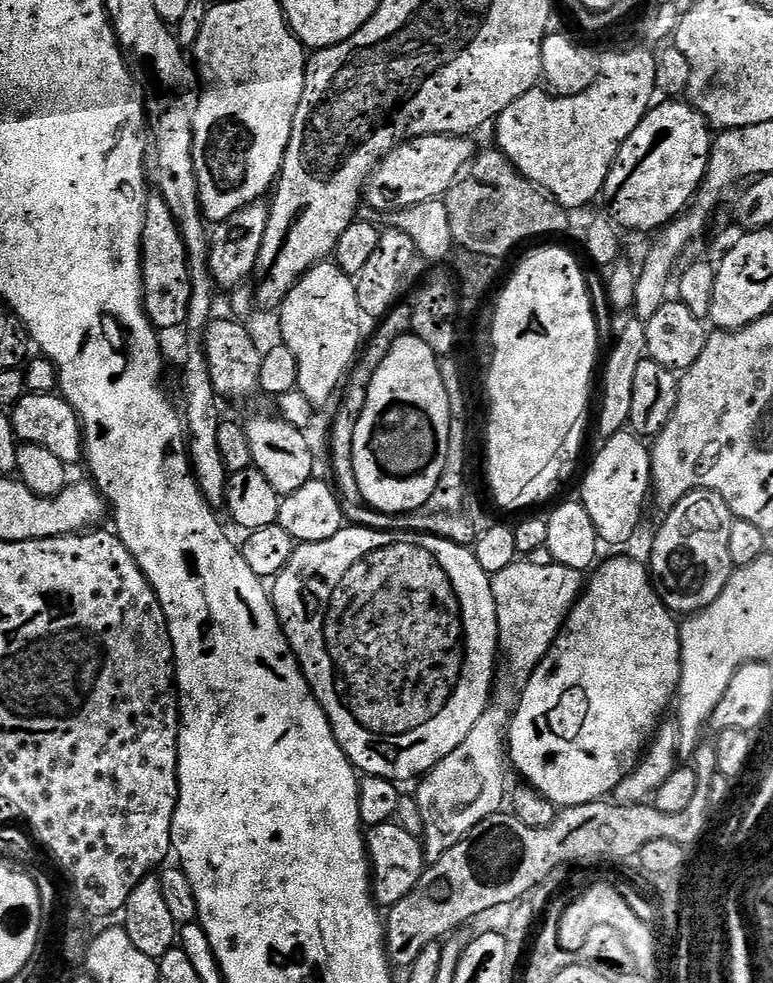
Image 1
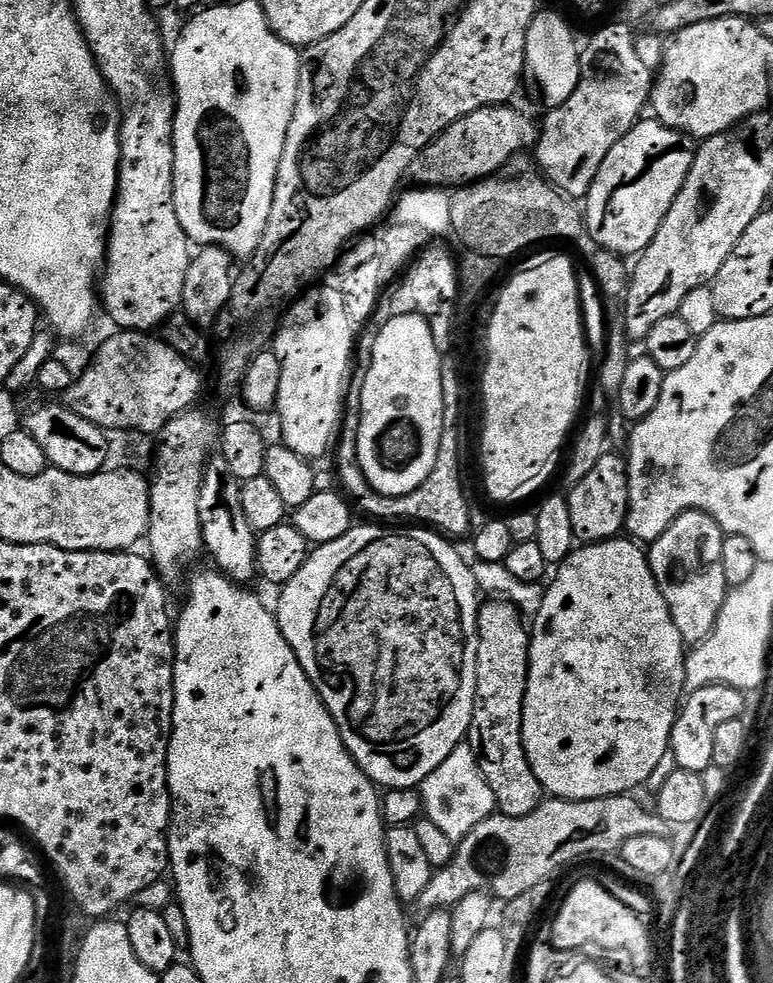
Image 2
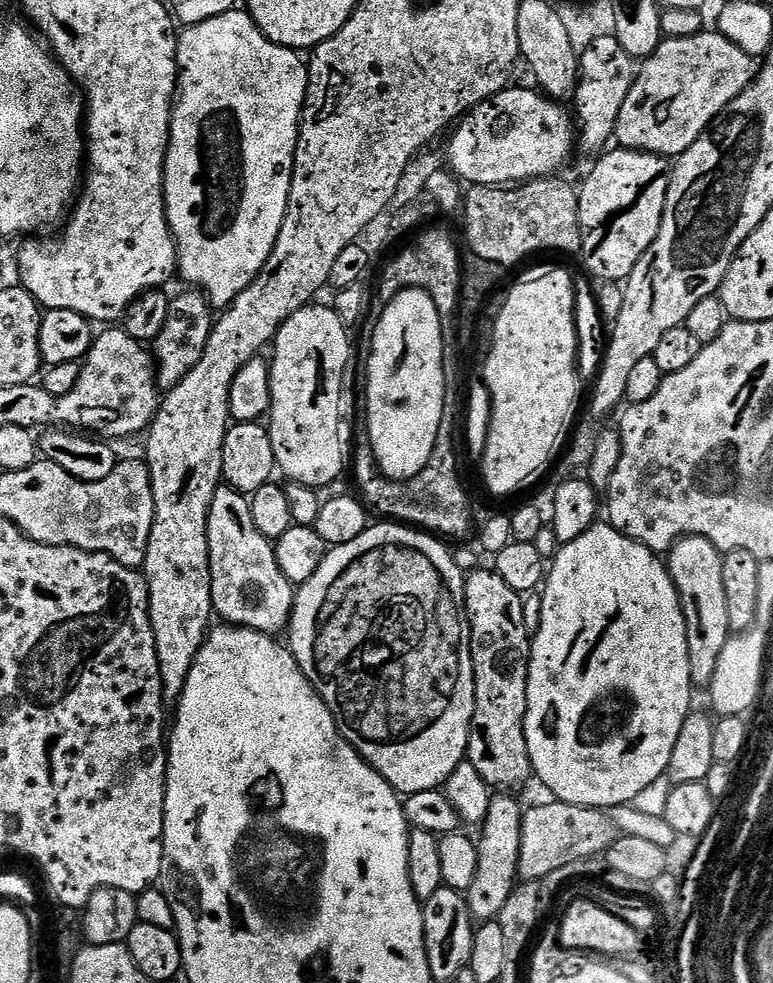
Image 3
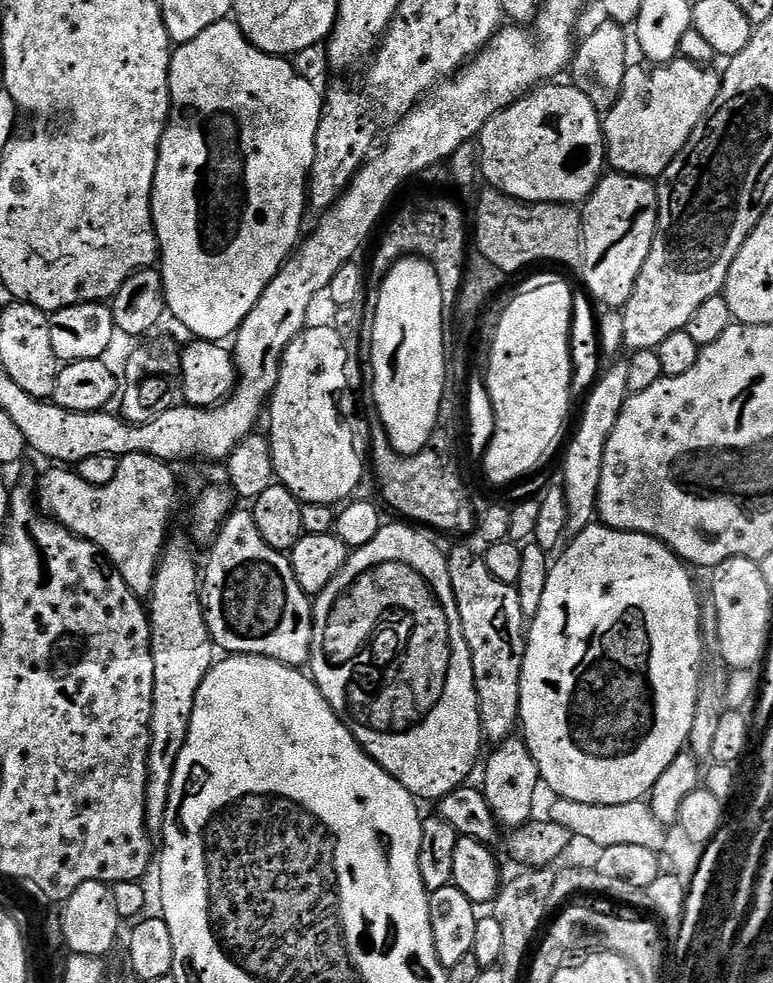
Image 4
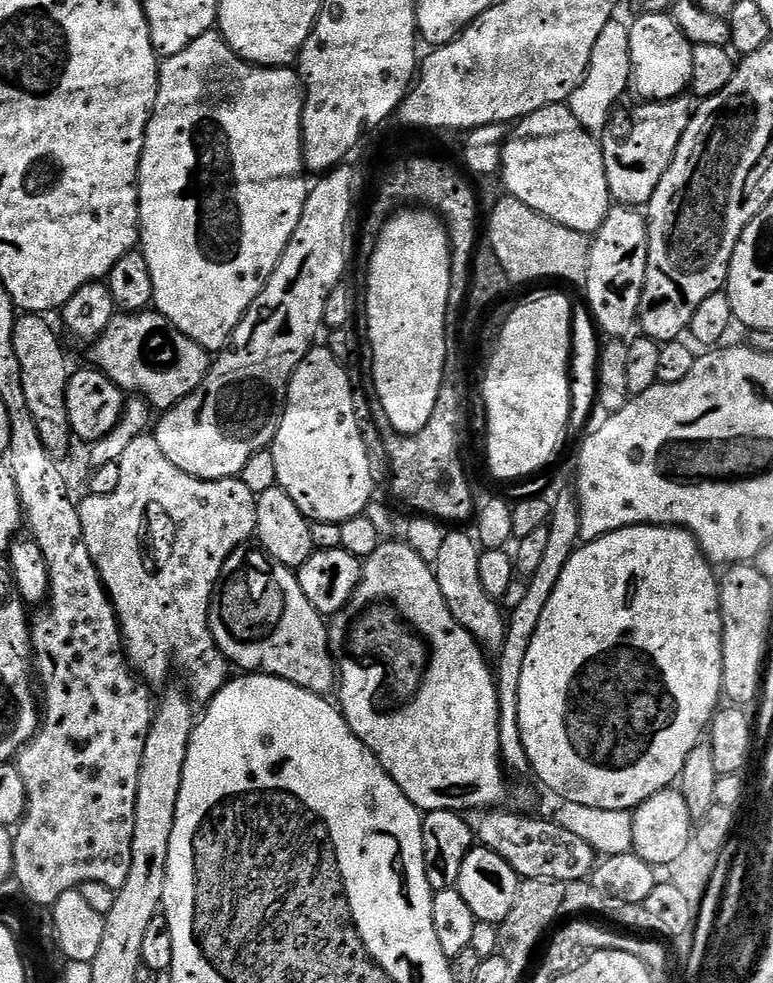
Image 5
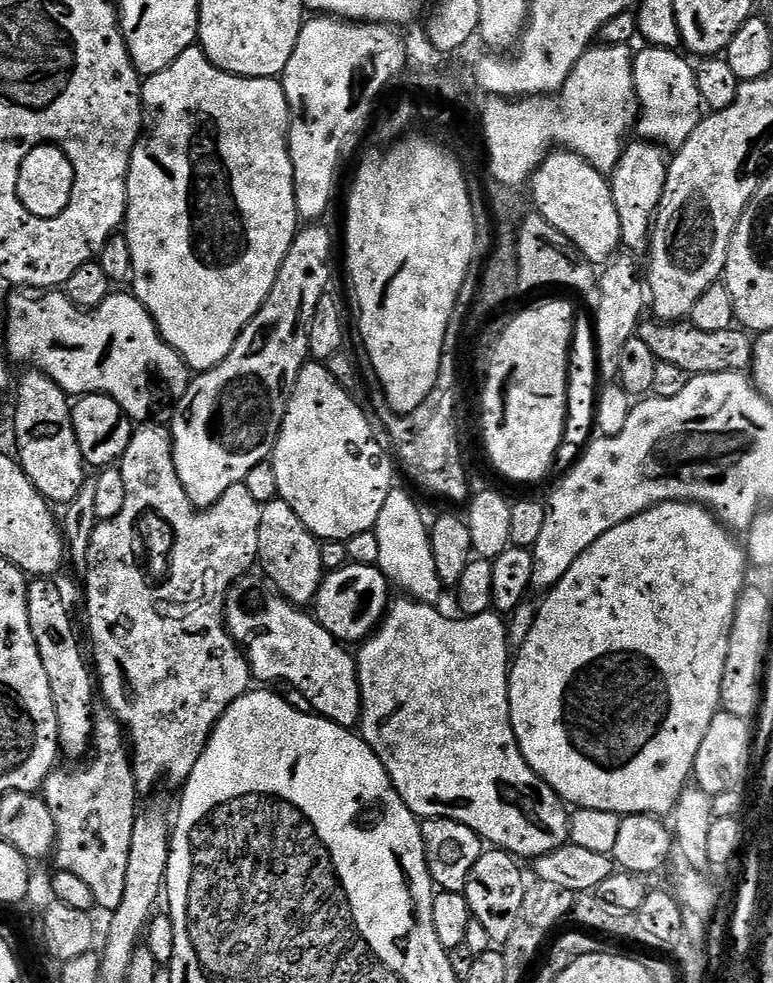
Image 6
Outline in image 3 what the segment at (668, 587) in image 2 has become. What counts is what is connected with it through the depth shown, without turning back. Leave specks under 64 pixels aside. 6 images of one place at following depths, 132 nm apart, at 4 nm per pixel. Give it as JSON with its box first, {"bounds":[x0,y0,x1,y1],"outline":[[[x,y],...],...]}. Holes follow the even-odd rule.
{"bounds":[666,536,732,689],"outline":[[[707,536],[681,537],[669,552],[666,567],[679,590],[680,604],[687,620],[687,648],[693,689],[711,689],[714,670],[718,670],[718,658],[722,658],[722,650],[732,637],[723,553]]]}

